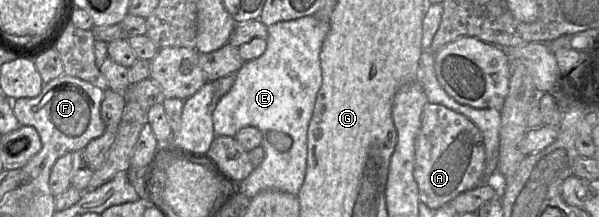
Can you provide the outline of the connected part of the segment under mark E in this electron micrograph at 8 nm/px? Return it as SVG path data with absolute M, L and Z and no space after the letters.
M315 16L282 21L268 26L265 52L257 59L244 62L236 72L233 86L219 99L213 111L215 136L234 137L240 129L247 126L256 127L263 135L261 147L265 153L264 159L239 183L241 192L248 199L265 190L279 190L297 195L303 184L307 169L307 131L317 93L322 85L320 51L329 28L329 22L322 22Z

